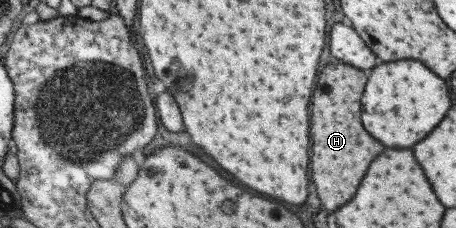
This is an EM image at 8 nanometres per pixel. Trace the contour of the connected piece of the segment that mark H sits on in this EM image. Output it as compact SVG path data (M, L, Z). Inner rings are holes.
M328 64L316 78L310 100L310 178L320 204L336 210L352 198L368 164L384 146L372 140L360 124L360 96L364 90L364 72L346 64Z

